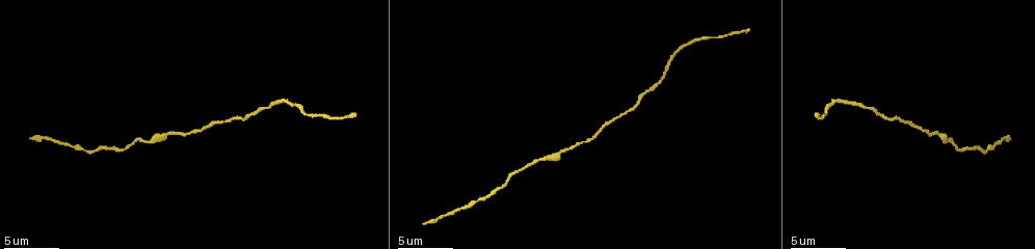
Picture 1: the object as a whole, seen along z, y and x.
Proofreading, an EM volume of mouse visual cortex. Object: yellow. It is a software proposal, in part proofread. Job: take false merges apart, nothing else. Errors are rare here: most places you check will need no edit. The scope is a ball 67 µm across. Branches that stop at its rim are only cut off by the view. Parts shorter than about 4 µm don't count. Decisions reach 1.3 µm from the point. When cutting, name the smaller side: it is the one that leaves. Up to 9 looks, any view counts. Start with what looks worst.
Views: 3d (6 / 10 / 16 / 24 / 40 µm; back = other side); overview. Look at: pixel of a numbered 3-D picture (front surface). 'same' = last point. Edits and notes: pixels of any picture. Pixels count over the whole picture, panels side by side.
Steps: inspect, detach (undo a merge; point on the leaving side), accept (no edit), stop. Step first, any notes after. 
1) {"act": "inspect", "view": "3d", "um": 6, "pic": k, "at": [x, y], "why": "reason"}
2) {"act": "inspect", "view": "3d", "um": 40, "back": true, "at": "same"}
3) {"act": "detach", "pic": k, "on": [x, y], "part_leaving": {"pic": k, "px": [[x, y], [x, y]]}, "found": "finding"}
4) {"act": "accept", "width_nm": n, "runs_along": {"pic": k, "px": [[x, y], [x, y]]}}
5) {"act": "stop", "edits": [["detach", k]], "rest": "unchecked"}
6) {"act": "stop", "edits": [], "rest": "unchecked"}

{"act": "inspect", "view": "3d", "um": 16, "pic": 1, "at": [593, 139]}

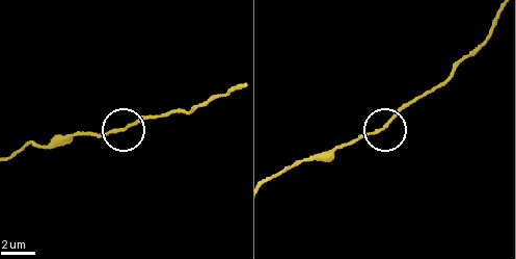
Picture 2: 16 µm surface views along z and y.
{"act": "accept", "runs_along": {"pic": 2, "px": [[123, 129], [76, 136]]}, "found": "continuous, no second neuron"}

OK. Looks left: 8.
{"act": "inspect", "view": "3d", "um": 6, "pic": 1, "at": [536, 162], "why": "sudden change in width"}

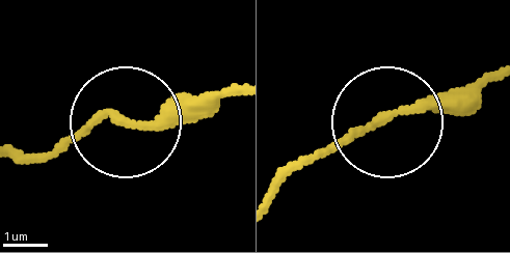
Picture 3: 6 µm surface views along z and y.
{"act": "accept", "width_nm": 200, "runs_along": {"pic": 3, "px": [[499, 71], [353, 130], [301, 167]]}, "found": "all the same neuron"}

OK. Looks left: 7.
{"act": "inspect", "view": "3d", "um": 16, "pic": 1, "at": [660, 78], "why": "a narrow waist"}

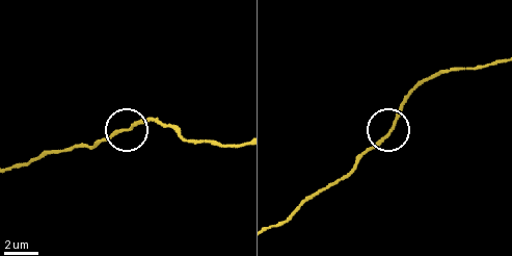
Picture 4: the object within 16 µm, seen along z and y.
{"act": "inspect", "view": "3d", "um": 6, "pic": 4, "at": [387, 135]}

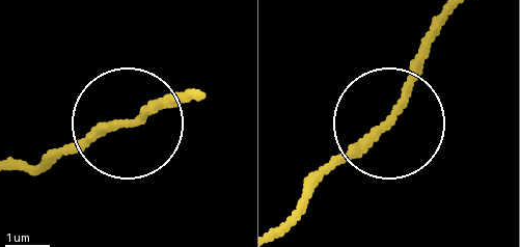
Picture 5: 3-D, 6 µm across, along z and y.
{"act": "accept", "width_nm": 160, "runs_along": {"pic": 5, "px": [[284, 215], [374, 137], [411, 59], [453, 15]]}, "found": "one neuron here"}

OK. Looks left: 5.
{"act": "inspect", "view": "3d", "um": 6, "pic": 1, "at": [85, 150], "why": "narrows sharply"}

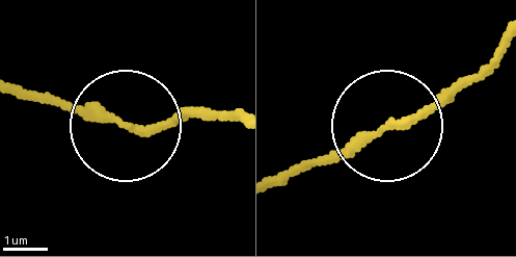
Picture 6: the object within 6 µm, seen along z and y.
{"act": "inspect", "view": "3d", "um": 6, "back": true, "pic": 6, "at": [382, 132]}

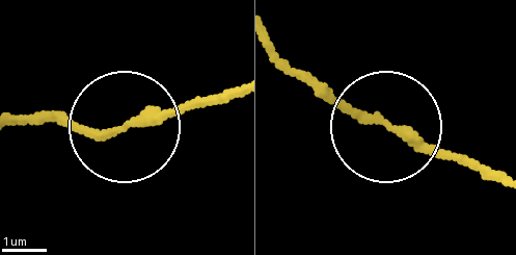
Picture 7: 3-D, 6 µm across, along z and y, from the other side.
{"act": "accept", "runs_along": {"pic": 7, "px": [[11, 121], [101, 132], [219, 99]]}, "found": "all the same neuron"}

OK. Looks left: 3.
{"act": "stop", "edits": [], "rest": "unchecked"}

